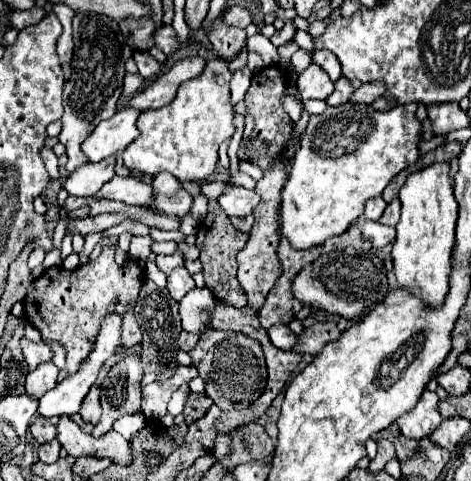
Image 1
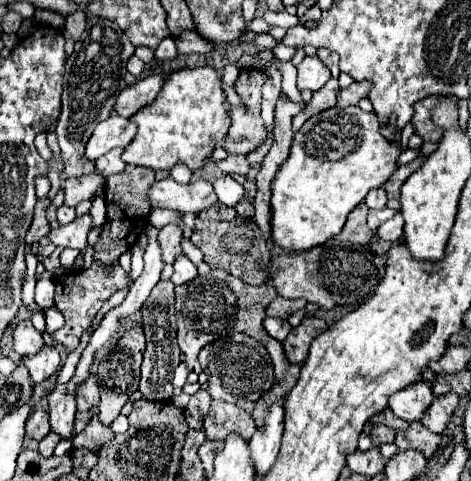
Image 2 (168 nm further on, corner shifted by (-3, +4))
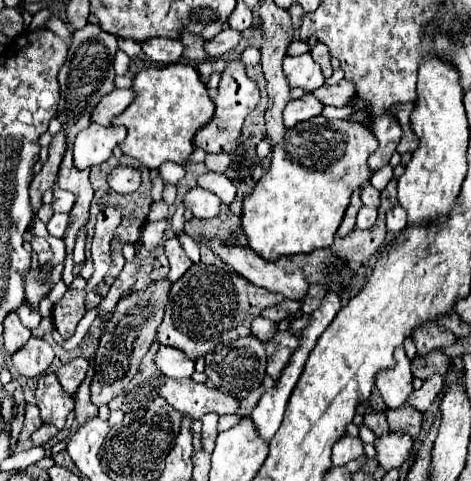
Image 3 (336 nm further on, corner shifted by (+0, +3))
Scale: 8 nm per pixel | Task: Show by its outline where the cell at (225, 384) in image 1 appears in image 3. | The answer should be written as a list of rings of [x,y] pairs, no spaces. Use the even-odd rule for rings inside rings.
[[[243,336],[231,340],[227,346],[217,346],[207,354],[205,374],[221,392],[243,400],[251,390],[259,388],[261,380],[265,378],[265,344],[253,336]]]

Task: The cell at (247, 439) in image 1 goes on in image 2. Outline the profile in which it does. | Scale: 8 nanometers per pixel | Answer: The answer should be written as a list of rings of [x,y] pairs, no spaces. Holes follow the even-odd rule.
[[[212,401],[212,407],[204,417],[204,429],[206,429],[206,439],[210,441],[224,441],[228,433],[236,433],[244,437],[244,441],[250,441],[258,427],[244,409],[238,409],[232,403]]]

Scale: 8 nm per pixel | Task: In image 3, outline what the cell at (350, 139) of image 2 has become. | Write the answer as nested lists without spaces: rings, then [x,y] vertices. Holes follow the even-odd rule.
[[[315,116],[287,128],[281,142],[273,146],[269,170],[243,200],[241,228],[249,248],[269,262],[281,256],[329,248],[347,210],[351,192],[371,178],[367,158],[375,150],[377,138],[365,126],[347,120]]]

